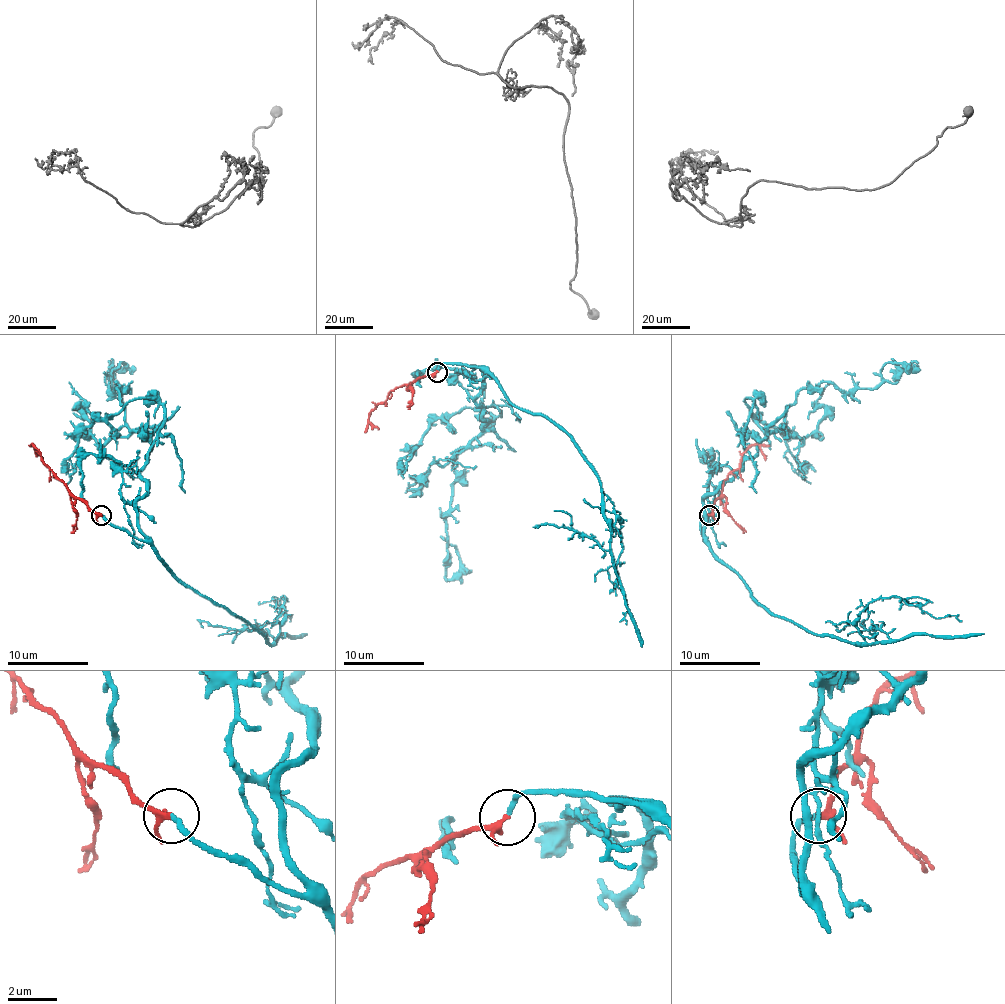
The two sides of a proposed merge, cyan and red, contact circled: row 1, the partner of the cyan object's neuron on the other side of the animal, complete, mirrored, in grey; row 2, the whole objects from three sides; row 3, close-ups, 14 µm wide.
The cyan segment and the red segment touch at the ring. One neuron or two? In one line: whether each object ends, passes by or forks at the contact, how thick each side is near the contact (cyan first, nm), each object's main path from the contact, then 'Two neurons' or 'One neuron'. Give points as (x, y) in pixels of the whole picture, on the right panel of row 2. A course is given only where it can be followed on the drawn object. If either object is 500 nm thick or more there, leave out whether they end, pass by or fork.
At the ring cyan ends. At the ring red passes by. Thickness 200 nm (cyan) against 190 nm. Course of cyan: (708, 514), (700, 532), (710, 548), (760, 605), (807, 631), (863, 643), (857, 617), (877, 599), (962, 621). Course of red: (708, 514), (724, 480), (750, 446), (758, 446), (764, 460). One neuron

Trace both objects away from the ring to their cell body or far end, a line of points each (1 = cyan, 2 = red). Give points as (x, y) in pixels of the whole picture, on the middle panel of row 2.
1: (438, 371), (466, 363), (488, 373), (514, 405), (556, 423), (593, 470), (609, 526), (619, 520), (627, 625)
2: (438, 371), (395, 387), (369, 413), (369, 421), (379, 427)

